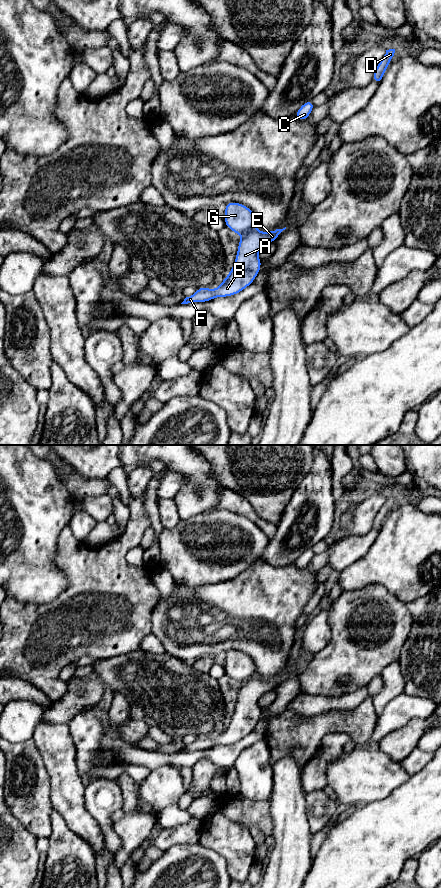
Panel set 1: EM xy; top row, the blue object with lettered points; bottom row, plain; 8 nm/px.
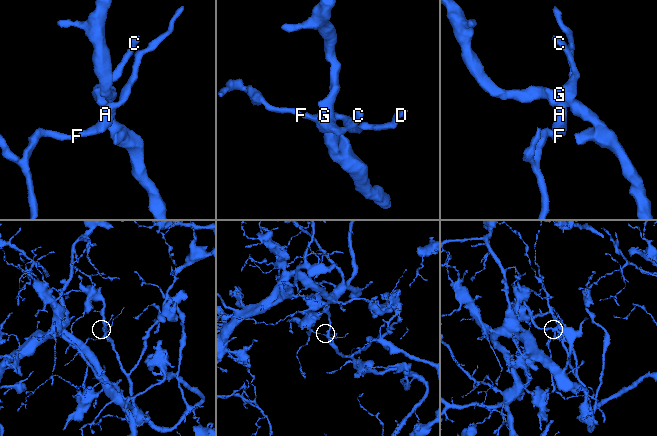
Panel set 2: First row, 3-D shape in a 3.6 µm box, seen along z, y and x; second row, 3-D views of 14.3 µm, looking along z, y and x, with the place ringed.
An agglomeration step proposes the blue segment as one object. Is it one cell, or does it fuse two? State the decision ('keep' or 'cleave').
cleave

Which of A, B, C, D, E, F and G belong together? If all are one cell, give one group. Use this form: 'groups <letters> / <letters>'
groups A B D E F / C G

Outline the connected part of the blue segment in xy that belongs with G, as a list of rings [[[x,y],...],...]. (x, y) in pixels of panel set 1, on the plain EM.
[[[227,651],[225,653],[224,668],[226,675],[240,683],[256,677],[256,666],[253,660],[241,651]]]

